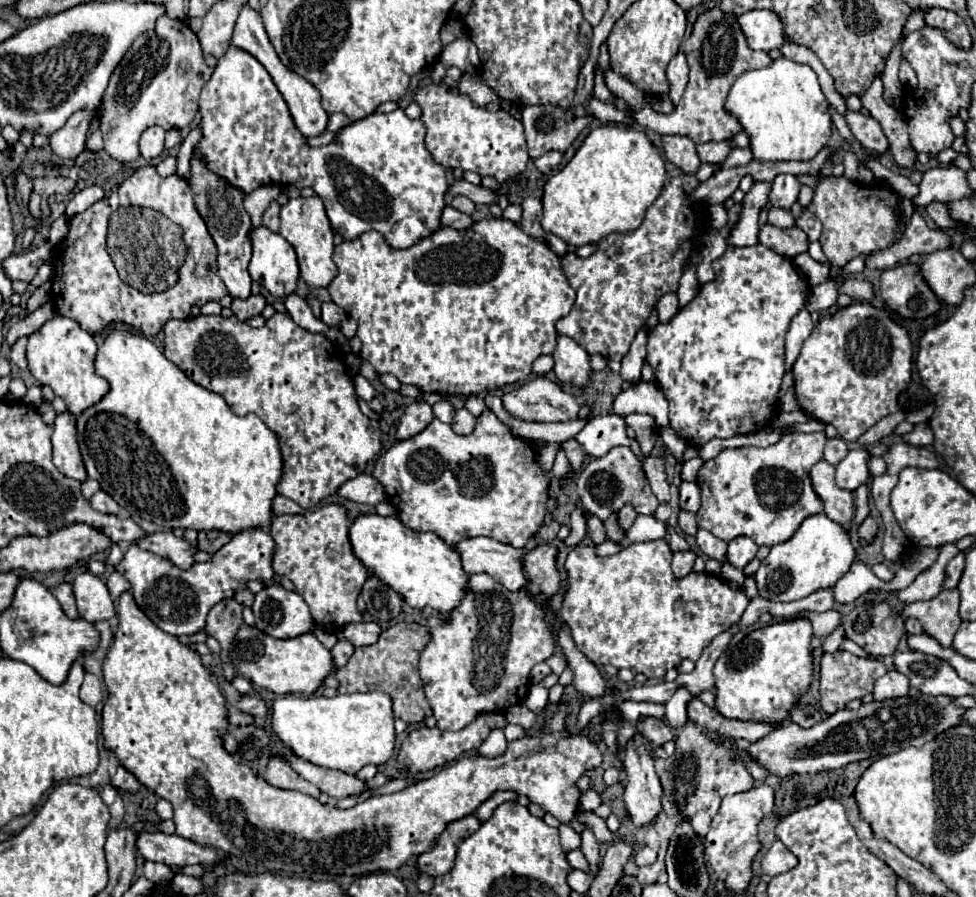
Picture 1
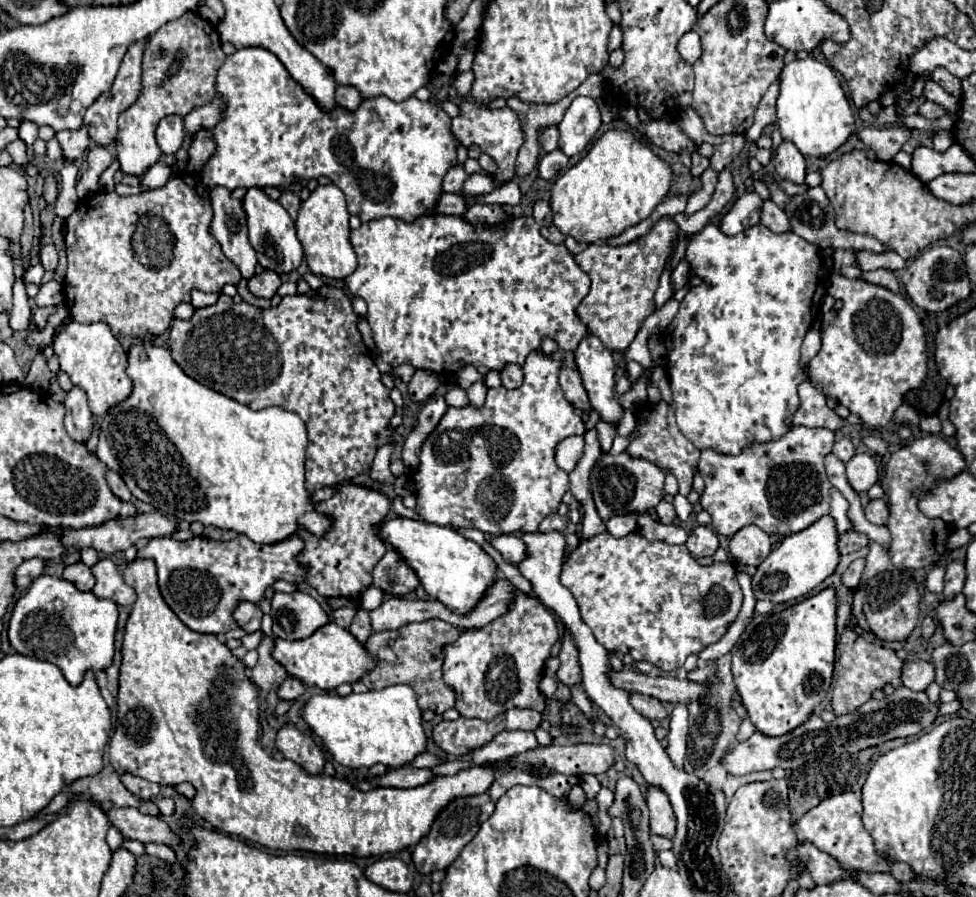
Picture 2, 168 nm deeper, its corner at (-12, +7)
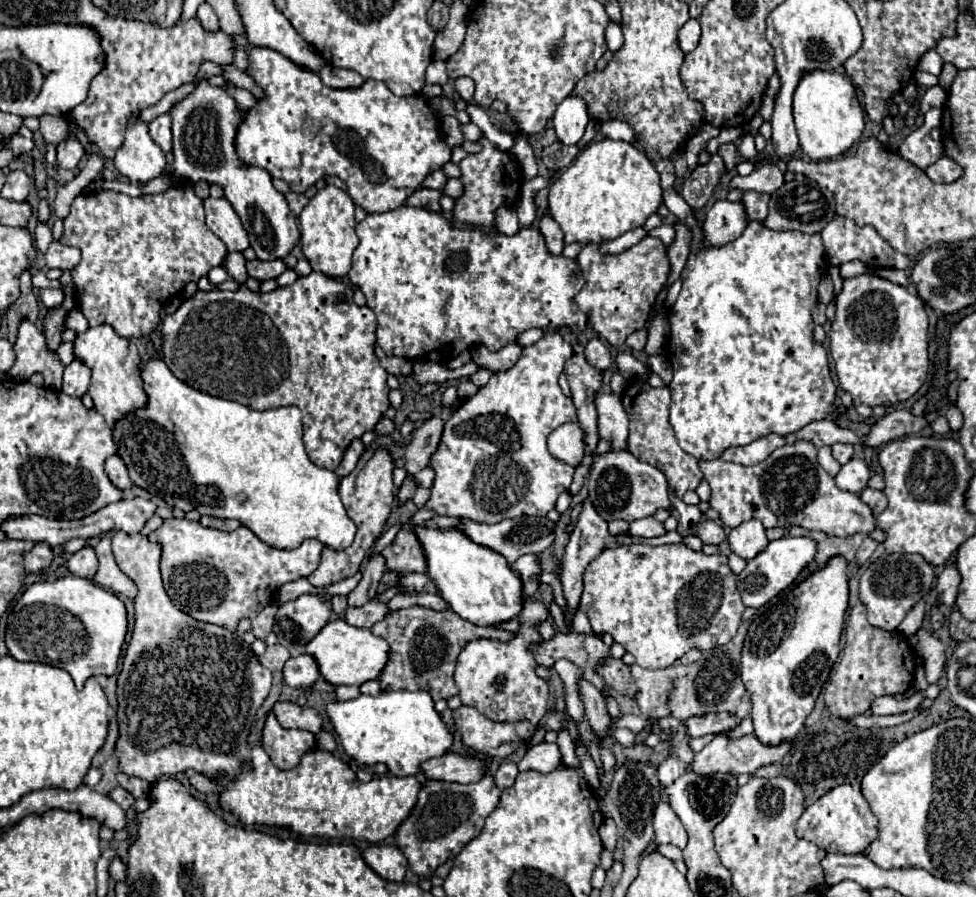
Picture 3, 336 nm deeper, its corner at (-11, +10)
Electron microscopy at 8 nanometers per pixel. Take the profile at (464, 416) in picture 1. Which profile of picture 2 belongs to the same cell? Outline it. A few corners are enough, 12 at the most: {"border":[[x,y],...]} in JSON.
{"border":[[482,381],[468,387],[468,399],[476,407],[484,405],[486,387]]}

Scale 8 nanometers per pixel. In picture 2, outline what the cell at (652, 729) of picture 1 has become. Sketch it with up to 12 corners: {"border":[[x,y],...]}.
{"border":[[630,693],[630,705],[646,719],[666,717],[664,705],[654,697]]}

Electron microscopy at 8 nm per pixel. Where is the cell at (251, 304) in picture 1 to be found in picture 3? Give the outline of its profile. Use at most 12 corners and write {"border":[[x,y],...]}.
{"border":[[283,260],[247,262],[247,274],[257,282],[285,272]]}

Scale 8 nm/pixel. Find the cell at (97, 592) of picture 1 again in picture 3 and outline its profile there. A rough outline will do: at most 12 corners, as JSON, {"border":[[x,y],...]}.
{"border":[[111,536],[95,546],[93,580],[133,600],[137,586],[115,564]]}

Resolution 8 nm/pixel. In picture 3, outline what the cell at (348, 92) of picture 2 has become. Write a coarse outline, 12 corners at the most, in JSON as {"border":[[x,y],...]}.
{"border":[[325,64],[319,78],[335,90],[355,90],[363,78],[355,70]]}

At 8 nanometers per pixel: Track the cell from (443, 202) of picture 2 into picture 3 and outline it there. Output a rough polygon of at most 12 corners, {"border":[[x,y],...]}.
{"border":[[421,188],[409,196],[409,206],[441,212],[443,192]]}

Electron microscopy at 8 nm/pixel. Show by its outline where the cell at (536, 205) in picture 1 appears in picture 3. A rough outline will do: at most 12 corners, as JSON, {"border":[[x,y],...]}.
{"border":[[549,214],[537,220],[549,252],[561,254],[563,232]]}

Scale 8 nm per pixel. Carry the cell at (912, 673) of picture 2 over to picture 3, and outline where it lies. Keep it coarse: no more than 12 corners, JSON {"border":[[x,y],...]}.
{"border":[[921,628],[915,650],[925,678],[935,684],[945,670],[945,646]]}

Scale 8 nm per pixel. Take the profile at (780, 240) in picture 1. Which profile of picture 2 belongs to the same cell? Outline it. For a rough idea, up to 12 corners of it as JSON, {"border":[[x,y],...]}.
{"border":[[770,199],[762,205],[760,223],[774,233],[788,231],[786,213]]}

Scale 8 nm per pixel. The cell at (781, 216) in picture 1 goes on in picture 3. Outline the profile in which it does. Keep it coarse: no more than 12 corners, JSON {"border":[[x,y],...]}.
{"border":[[761,162],[749,176],[735,176],[731,188],[773,194],[783,186],[783,172]]}

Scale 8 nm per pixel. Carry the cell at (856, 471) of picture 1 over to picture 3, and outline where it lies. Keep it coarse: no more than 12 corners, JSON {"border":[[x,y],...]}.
{"border":[[863,458],[841,466],[835,482],[841,490],[859,494],[871,472]]}

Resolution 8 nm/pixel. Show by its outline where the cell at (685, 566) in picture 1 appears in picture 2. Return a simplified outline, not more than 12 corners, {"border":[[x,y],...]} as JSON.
{"border":[[700,525],[686,547],[694,557],[714,555],[718,535]]}

